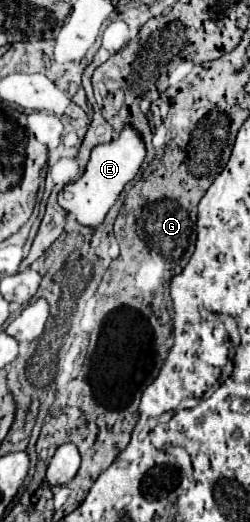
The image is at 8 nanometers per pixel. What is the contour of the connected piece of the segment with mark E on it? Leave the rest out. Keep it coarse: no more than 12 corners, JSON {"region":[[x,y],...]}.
{"region":[[125,125],[93,147],[83,175],[59,191],[59,205],[97,227],[145,155]]}

